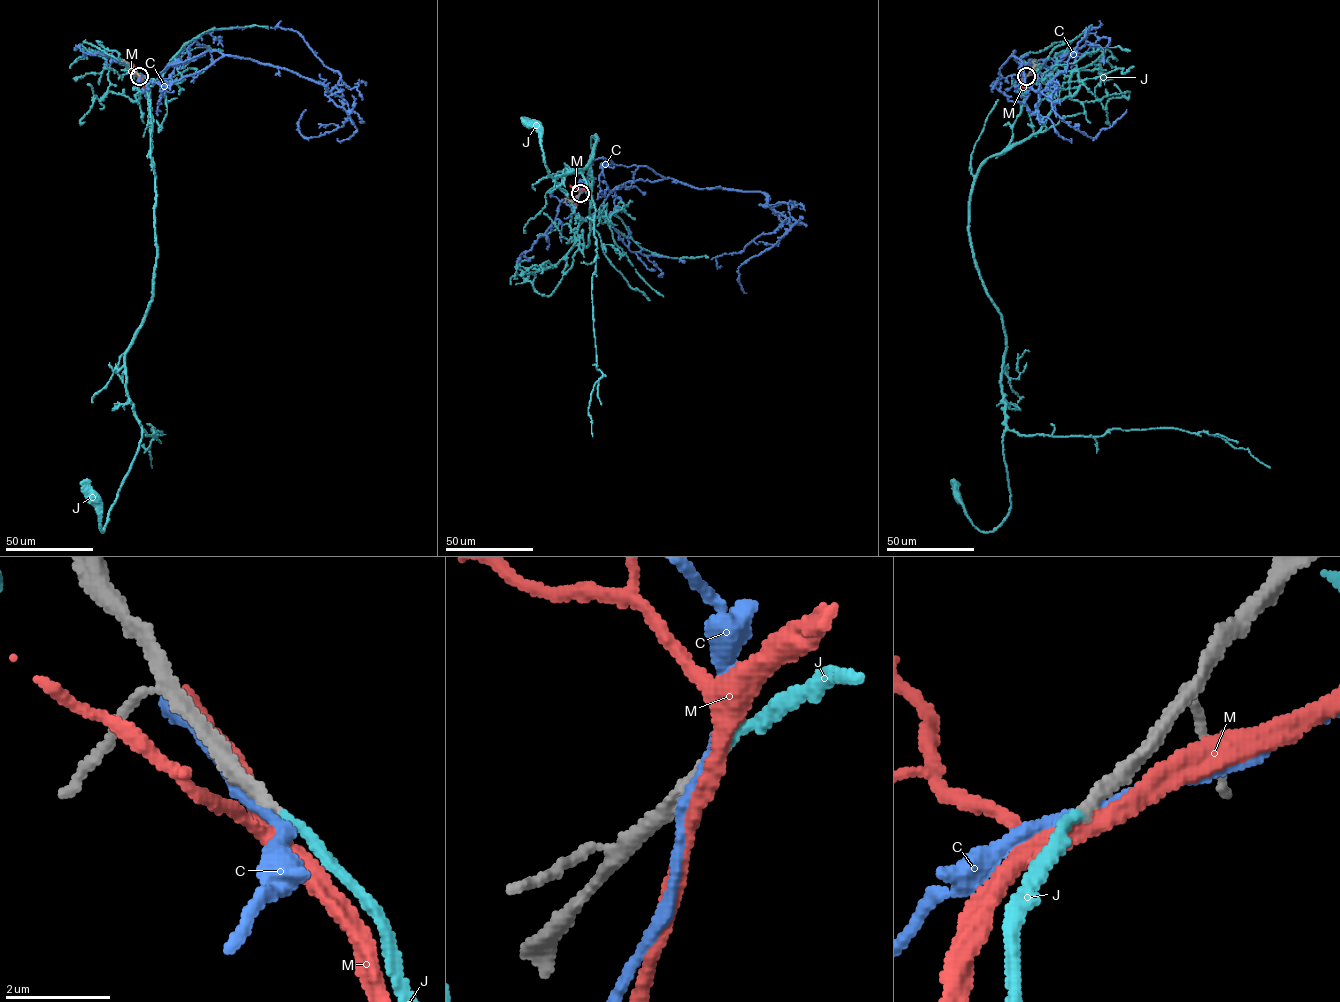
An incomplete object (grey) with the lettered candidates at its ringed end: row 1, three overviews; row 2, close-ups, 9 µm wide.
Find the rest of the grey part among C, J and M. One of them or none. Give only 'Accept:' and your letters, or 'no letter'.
Accept: J

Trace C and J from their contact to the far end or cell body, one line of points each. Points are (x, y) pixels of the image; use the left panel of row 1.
C: (139, 75), (131, 66), (156, 80), (217, 50), (321, 83), (350, 118), (305, 138), (305, 109)
J: (139, 76), (153, 117), (156, 265), (152, 299), (124, 365), (141, 440), (102, 531), (101, 504), (94, 495)

